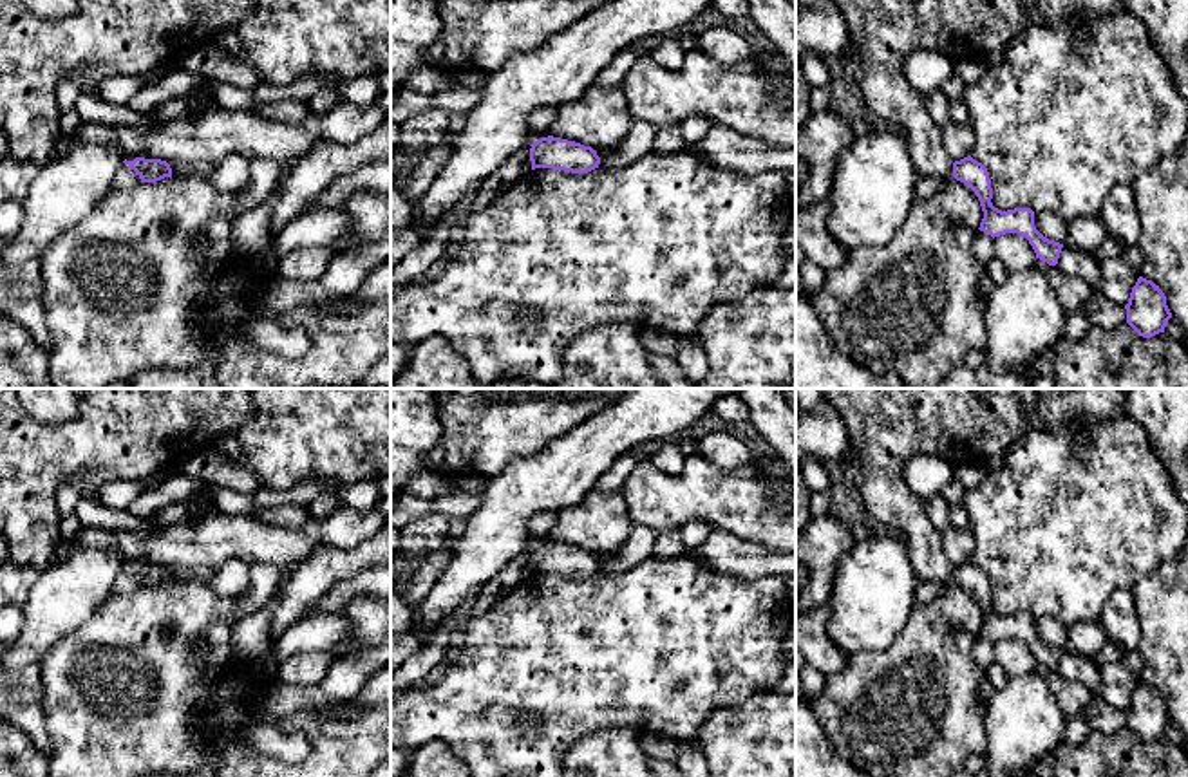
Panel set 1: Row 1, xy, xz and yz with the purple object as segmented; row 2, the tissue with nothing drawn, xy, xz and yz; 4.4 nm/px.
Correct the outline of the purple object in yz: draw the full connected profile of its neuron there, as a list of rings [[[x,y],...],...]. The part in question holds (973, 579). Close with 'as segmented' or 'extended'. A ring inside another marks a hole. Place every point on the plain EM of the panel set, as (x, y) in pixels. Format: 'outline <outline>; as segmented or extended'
outline [[[971,560],[953,567],[953,582],[969,591],[980,605],[984,623],[980,636],[995,641],[1018,638],[1029,645],[1036,663],[1056,670],[1063,649],[1045,643],[1034,631],[1034,616],[1031,613],[1014,613],[1002,616],[993,611],[993,593],[987,573]]]; as segmented

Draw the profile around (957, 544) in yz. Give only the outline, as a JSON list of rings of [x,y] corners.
[[[949,526],[942,533],[942,551],[953,566],[960,566],[971,560],[973,555],[973,537],[969,529],[958,529]]]

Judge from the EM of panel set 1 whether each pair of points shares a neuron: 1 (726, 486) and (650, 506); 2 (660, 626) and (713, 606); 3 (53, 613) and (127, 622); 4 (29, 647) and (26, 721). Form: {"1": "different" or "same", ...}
{"1": "same", "2": "same", "3": "different", "4": "different"}

